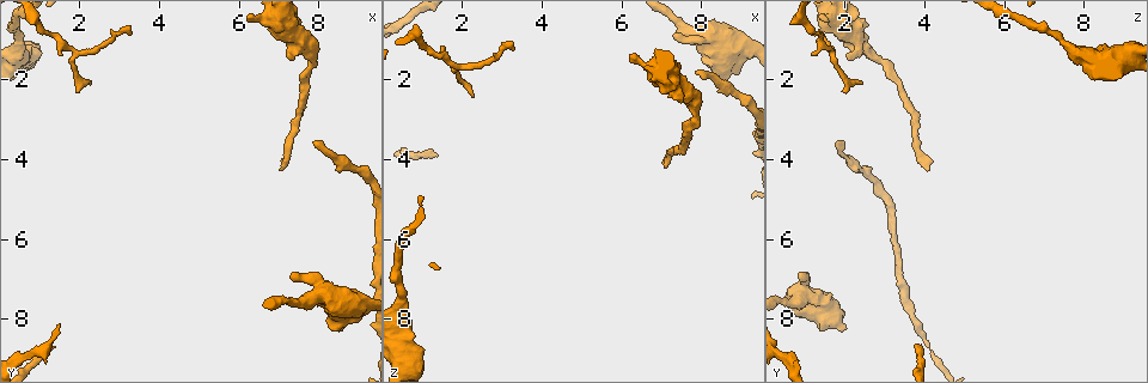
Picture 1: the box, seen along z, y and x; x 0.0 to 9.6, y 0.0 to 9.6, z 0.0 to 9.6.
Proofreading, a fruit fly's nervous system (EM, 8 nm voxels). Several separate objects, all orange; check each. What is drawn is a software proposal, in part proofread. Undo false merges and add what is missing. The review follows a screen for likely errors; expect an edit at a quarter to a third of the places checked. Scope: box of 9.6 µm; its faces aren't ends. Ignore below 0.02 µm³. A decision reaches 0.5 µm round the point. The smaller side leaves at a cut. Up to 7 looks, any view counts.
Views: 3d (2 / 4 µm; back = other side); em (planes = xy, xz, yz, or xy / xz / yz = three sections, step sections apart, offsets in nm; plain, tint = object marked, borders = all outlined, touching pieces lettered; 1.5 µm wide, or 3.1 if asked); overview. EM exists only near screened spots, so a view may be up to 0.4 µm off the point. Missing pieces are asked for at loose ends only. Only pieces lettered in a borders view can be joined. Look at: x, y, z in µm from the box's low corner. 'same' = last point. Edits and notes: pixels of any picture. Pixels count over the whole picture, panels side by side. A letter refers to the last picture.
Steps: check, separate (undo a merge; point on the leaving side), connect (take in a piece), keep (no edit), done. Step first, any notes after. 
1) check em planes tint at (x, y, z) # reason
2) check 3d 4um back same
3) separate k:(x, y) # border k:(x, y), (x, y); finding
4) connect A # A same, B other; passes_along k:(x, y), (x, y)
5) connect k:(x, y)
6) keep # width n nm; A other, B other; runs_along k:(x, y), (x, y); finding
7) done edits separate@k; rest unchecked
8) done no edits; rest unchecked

check em xy step 4 borders at (3.30, 0.85, 1.20) # thin end

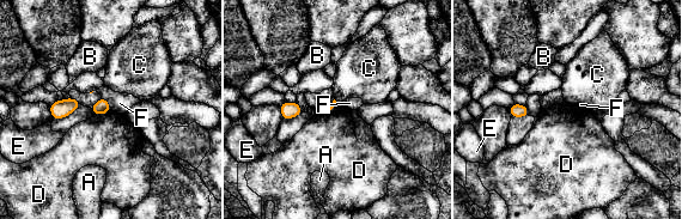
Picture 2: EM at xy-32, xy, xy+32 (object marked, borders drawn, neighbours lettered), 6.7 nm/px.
keep # A other, B other, C other, D other, E other, F other; border 2:(111, 110), (93, 115); no lettered piece goes on from it

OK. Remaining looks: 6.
check em xz step 8 borders at (7.10, 4.25, 4.15) # long arm stops here

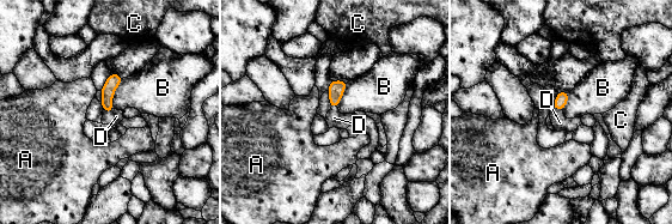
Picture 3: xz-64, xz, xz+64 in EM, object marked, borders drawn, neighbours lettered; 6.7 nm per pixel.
check em planes borders same # another direction

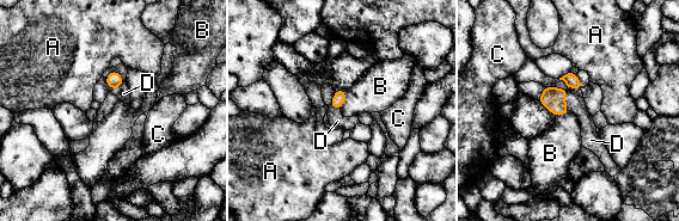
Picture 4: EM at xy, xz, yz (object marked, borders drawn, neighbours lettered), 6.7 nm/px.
connect D # A other, B other, C other, D same; passes_along 4:(552, 98), (564, 100), (574, 99); the cell continues

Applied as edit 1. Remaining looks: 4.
check 3d 4um at (7.85, 3.55, 1.85) # thin end

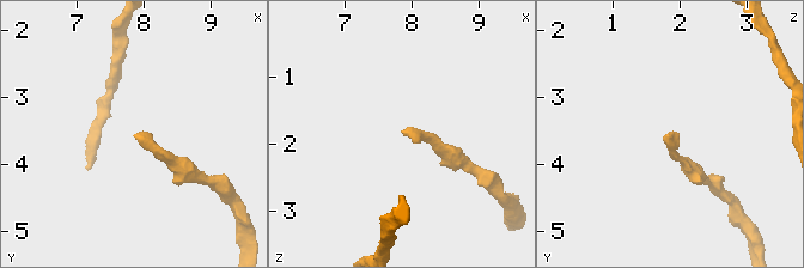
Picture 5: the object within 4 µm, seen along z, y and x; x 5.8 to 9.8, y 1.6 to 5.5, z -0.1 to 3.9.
check em planes plain at (7.85, 3.55, 1.80) # shape alone is not enough

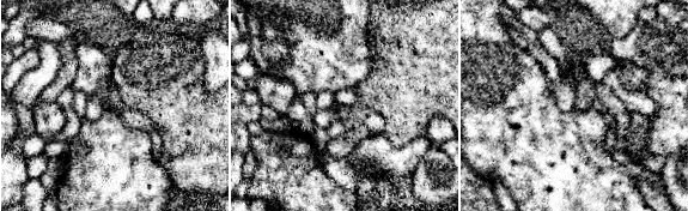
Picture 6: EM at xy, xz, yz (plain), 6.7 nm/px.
check em planes borders same # what lies round it

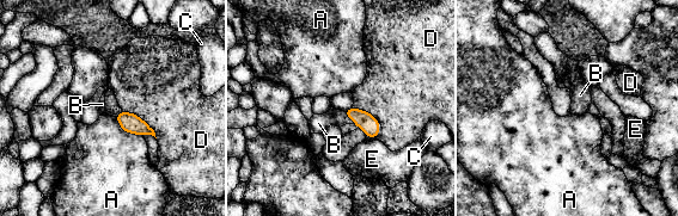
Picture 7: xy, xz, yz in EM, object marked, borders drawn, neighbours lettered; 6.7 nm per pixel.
connect B # A other, B same, C other, D other, E other; passes_along 7:(362, 119), (348, 117), (318, 123); it goes on there

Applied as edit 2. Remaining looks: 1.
done edits connect@4, connect@7; rest unchecked

